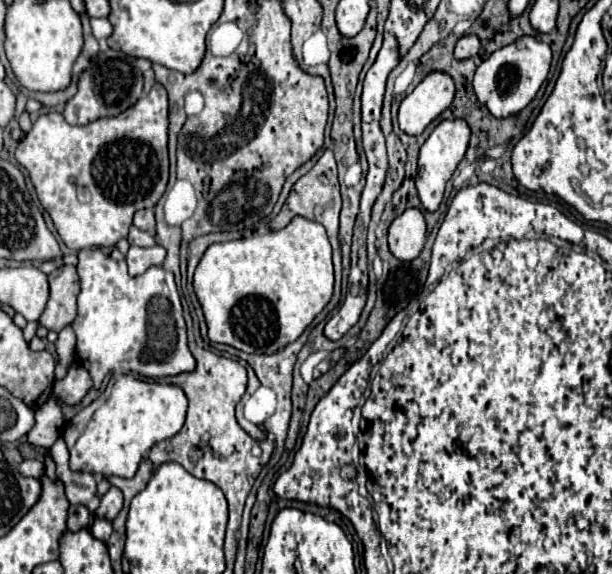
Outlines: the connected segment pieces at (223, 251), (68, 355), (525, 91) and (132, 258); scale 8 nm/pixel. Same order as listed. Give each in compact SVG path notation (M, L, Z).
M295 216L285 228L267 232L263 236L211 244L195 270L193 288L203 308L209 338L213 342L229 344L237 350L253 354L277 352L279 348L295 342L333 296L331 244L325 228L319 222Z
M65 326L61 332L59 332L59 338L55 342L55 348L57 348L57 366L55 366L55 378L61 380L69 366L73 364L73 352L75 352L75 334L73 334L73 328L71 326Z
M521 36L509 46L499 48L475 72L473 88L477 100L489 108L495 118L509 118L519 114L539 92L551 66L551 48L535 36Z
M155 244L151 248L139 248L139 246L131 246L127 256L127 266L129 266L129 274L131 276L139 276L143 274L147 268L151 266L159 266L163 264L165 260L165 252L163 252L163 246Z

